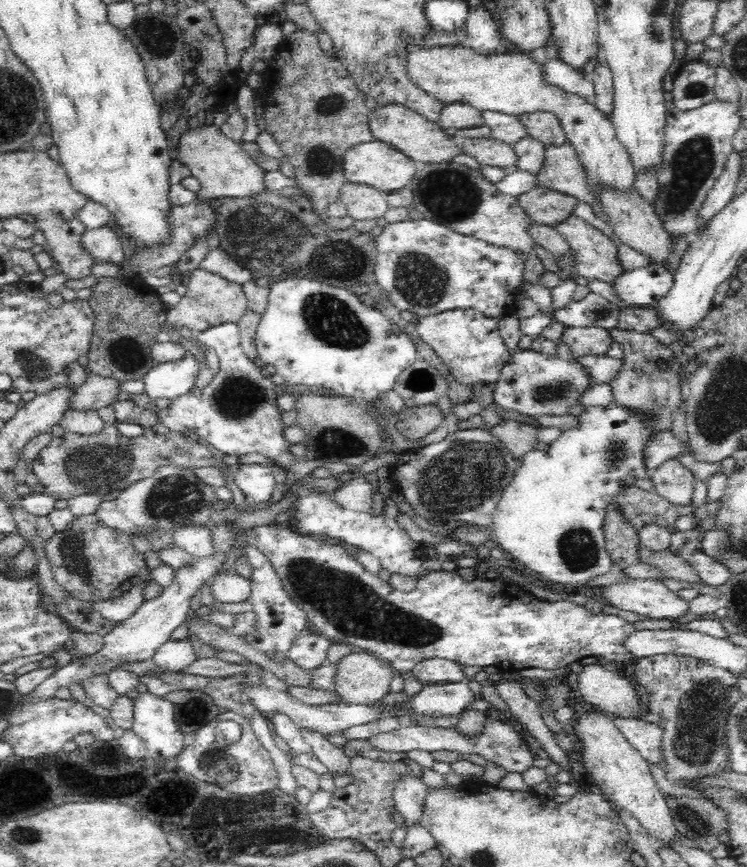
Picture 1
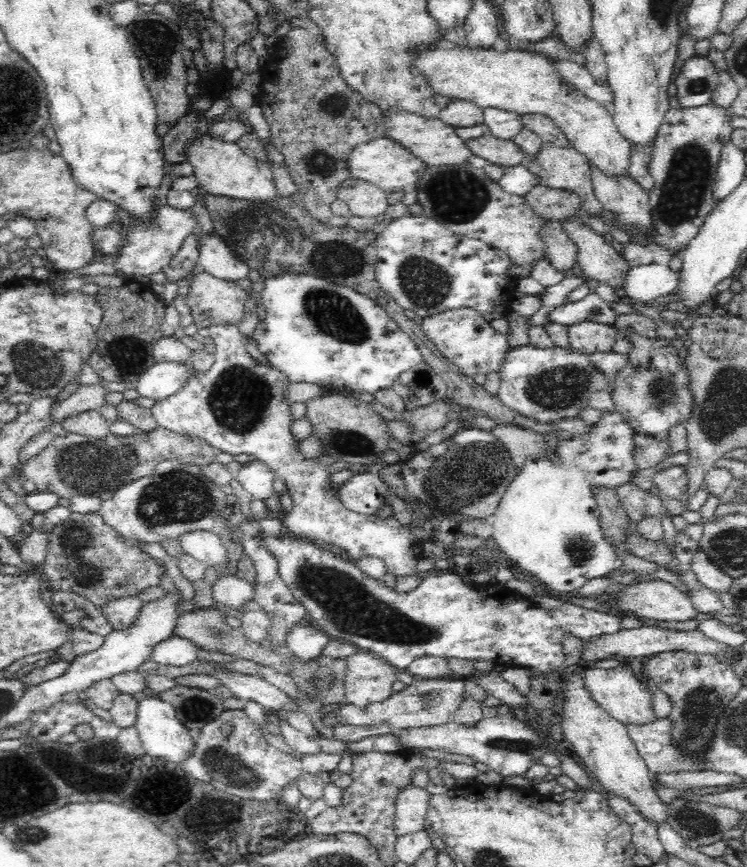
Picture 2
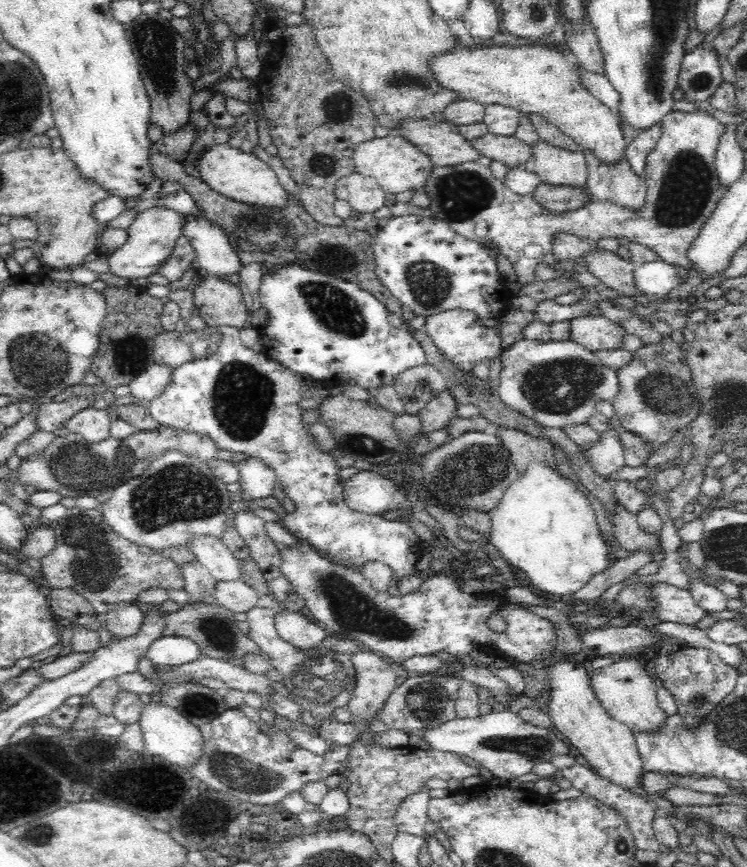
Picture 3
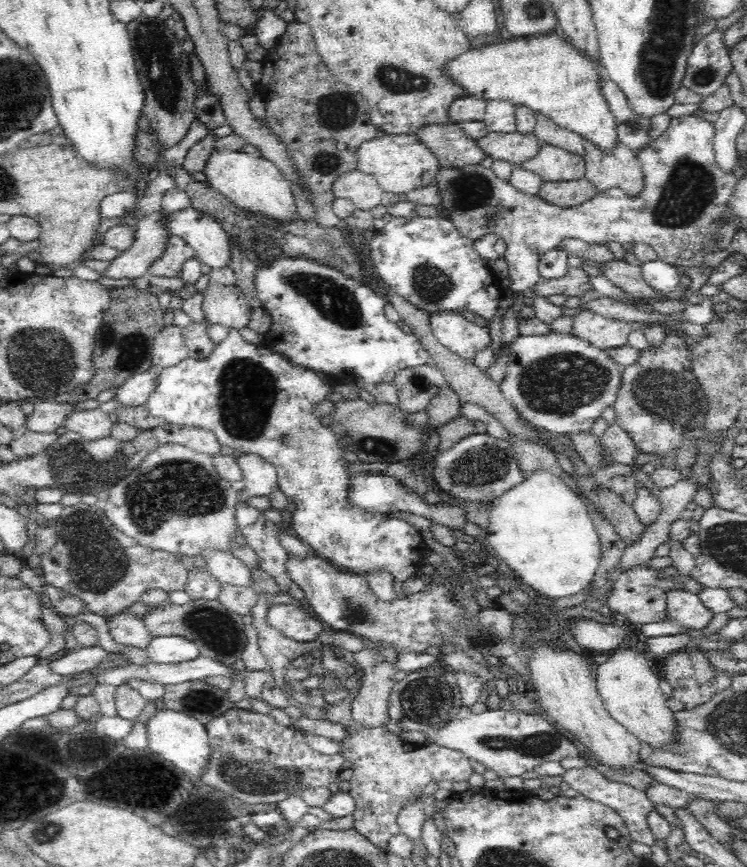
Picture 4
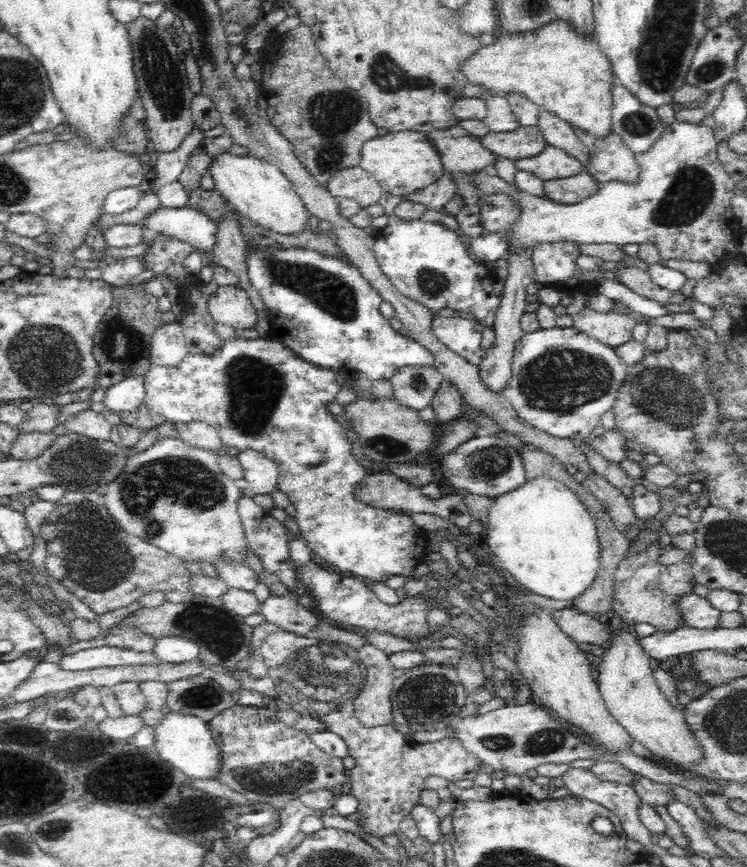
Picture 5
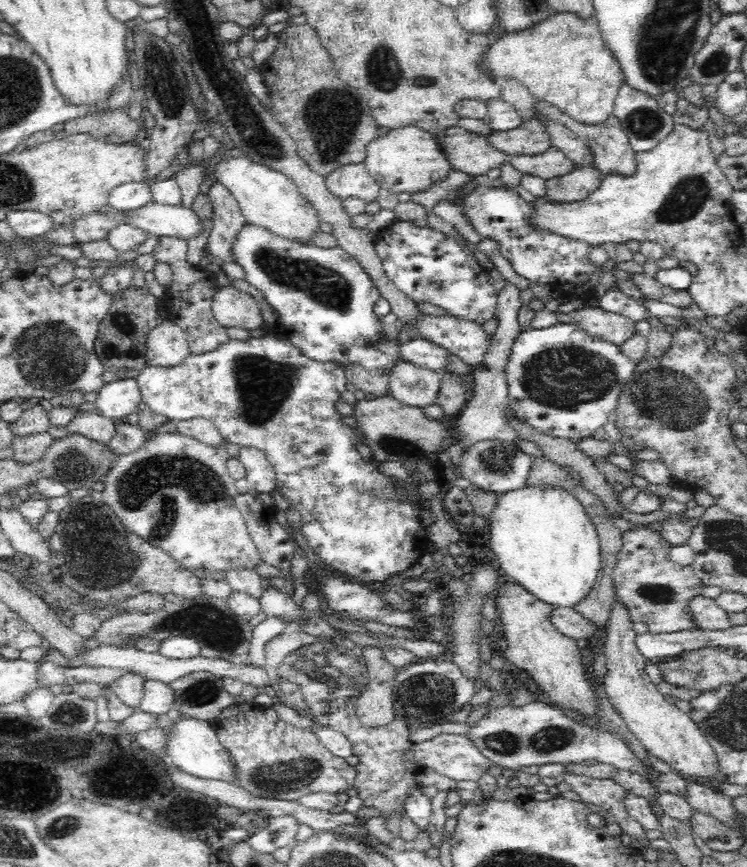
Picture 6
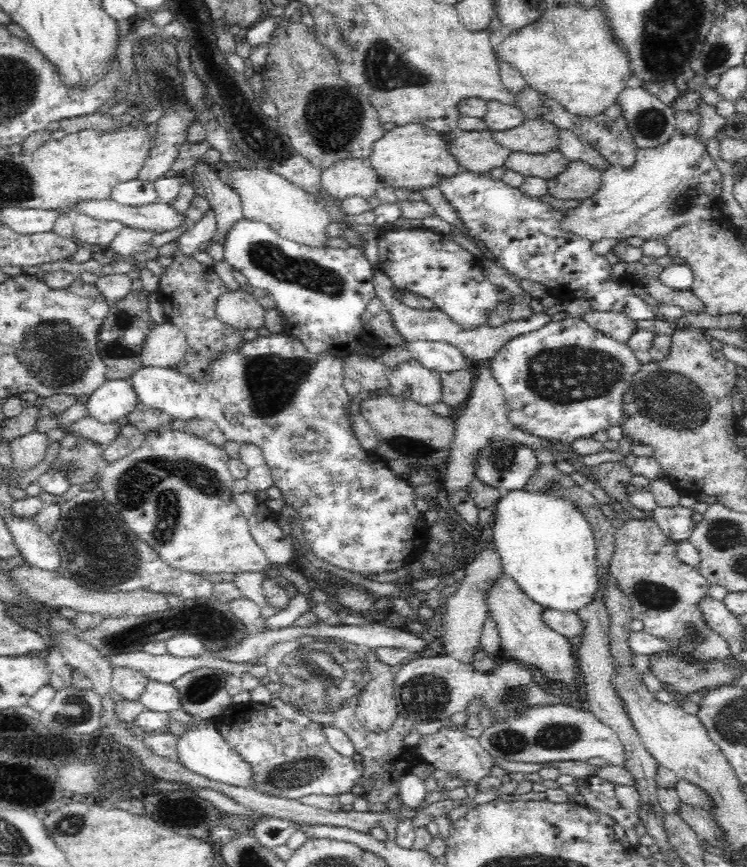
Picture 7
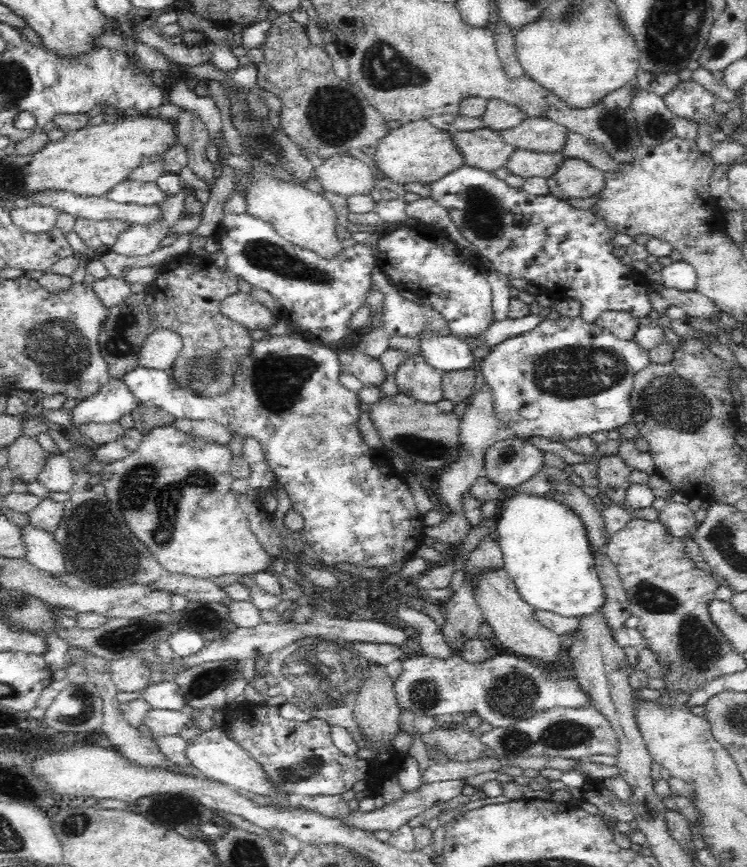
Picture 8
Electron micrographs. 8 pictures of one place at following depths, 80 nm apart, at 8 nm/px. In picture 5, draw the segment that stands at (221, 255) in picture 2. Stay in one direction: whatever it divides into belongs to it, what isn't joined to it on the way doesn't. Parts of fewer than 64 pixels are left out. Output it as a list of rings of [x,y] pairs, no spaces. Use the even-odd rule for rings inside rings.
[[[160,205],[142,220],[141,229],[182,240],[202,254],[212,254],[218,230],[216,223],[188,206],[173,209]]]

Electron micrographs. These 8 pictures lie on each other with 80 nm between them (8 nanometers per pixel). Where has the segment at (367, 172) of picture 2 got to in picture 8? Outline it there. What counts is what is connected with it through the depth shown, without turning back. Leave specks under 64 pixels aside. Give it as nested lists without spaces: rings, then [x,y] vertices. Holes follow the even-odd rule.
[[[426,120],[414,121],[400,125],[392,129],[376,146],[376,152],[372,154],[375,164],[383,172],[384,176],[392,182],[403,184],[405,182],[420,182],[425,185],[434,183],[435,180],[442,179],[443,176],[450,175],[451,172],[464,166],[461,154],[456,150],[456,141],[449,131],[440,131]]]

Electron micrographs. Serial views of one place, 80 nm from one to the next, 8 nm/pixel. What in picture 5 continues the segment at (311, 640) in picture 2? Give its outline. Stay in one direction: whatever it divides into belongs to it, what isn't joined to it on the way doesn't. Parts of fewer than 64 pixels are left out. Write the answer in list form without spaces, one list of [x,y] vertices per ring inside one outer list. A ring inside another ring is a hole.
[[[271,594],[261,604],[260,612],[266,621],[278,626],[280,631],[288,631],[300,636],[310,636],[311,630],[319,621],[319,616],[316,616],[314,611],[300,605],[291,595]]]

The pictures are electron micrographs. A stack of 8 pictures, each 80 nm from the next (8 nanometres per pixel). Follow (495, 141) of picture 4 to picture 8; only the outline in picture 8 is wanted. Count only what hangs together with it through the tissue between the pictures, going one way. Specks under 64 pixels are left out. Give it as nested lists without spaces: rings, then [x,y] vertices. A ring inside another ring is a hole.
[[[527,116],[518,126],[499,131],[509,146],[534,152],[561,152],[568,132],[566,127],[542,116]]]

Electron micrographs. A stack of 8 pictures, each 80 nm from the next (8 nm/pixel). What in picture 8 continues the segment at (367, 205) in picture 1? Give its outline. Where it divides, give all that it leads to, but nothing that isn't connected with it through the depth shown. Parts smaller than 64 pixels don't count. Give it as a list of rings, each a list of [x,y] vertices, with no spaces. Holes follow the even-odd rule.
[[[332,155],[315,167],[315,177],[324,190],[346,199],[354,195],[369,195],[375,187],[370,166],[348,155]]]

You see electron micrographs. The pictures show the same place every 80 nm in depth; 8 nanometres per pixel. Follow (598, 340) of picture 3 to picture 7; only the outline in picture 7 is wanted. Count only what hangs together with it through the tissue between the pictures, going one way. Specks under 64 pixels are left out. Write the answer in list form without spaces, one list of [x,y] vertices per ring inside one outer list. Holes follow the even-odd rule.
[[[589,310],[583,315],[582,320],[588,323],[592,329],[602,331],[620,343],[628,342],[628,339],[638,328],[636,321],[624,313]]]

